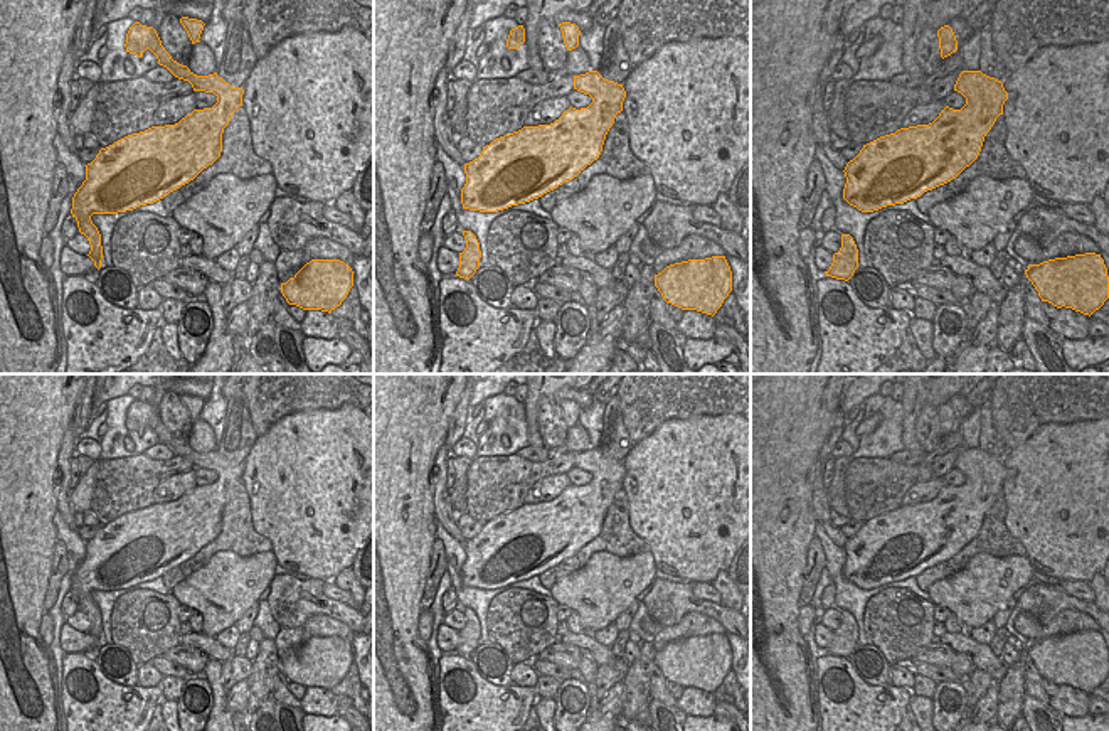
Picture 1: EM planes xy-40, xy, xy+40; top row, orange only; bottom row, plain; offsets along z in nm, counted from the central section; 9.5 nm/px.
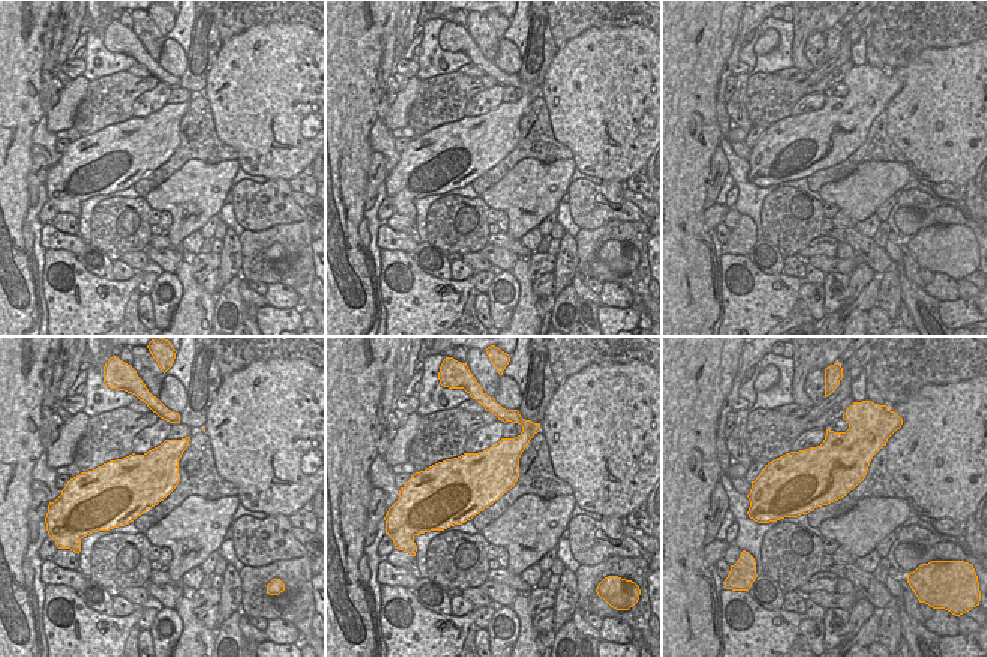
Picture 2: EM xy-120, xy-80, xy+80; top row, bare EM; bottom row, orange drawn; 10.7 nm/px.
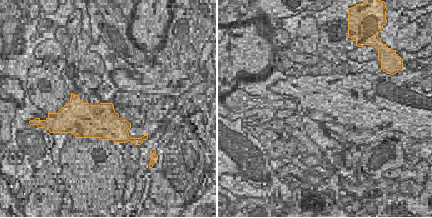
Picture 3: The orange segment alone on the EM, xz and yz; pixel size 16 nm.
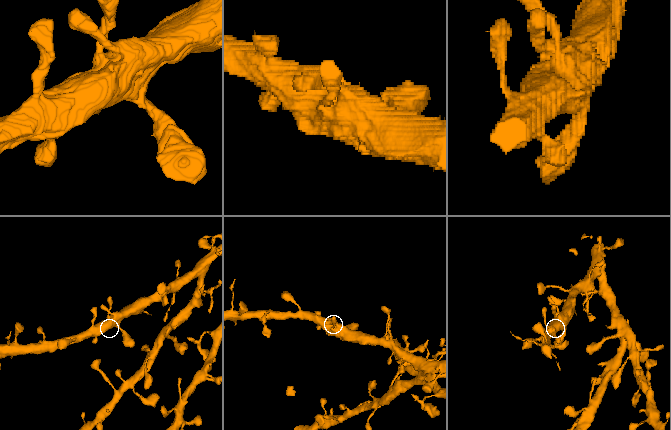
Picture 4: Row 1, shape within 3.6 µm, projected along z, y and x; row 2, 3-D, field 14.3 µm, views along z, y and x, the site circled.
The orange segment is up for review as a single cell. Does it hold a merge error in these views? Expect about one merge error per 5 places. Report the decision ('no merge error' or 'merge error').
no merge error

